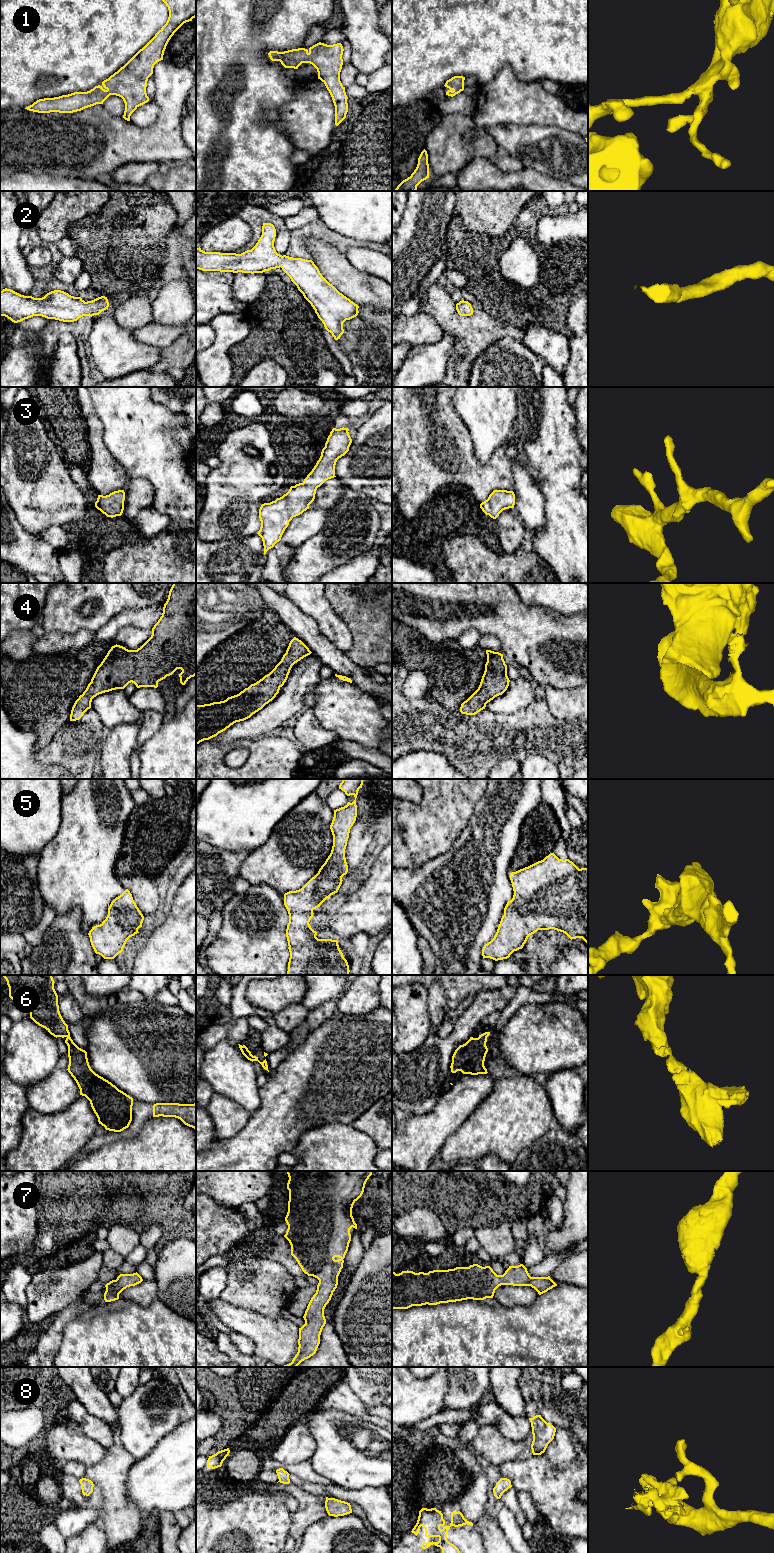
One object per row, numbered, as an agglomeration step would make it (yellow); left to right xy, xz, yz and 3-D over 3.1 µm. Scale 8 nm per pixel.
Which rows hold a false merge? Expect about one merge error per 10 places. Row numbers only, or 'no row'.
no row

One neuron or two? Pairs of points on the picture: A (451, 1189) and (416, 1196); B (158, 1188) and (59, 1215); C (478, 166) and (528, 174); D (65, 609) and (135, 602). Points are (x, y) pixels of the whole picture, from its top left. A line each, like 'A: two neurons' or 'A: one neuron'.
A: one neuron
B: one neuron
C: one neuron
D: one neuron

